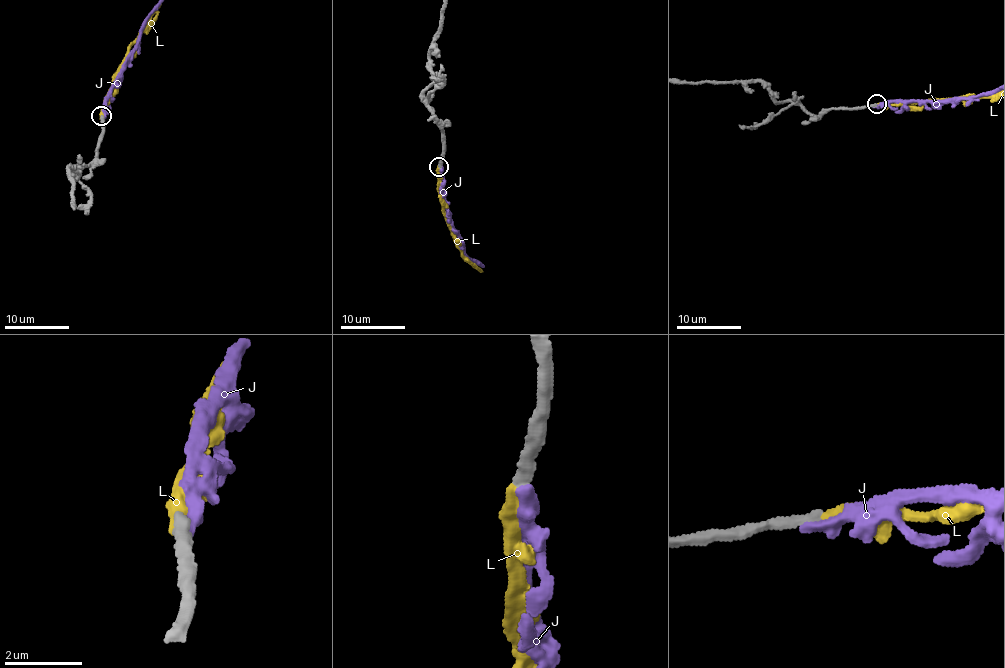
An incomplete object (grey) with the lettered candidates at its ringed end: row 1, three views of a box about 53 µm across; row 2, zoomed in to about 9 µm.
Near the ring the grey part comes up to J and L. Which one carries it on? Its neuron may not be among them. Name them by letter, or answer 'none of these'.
none of these

